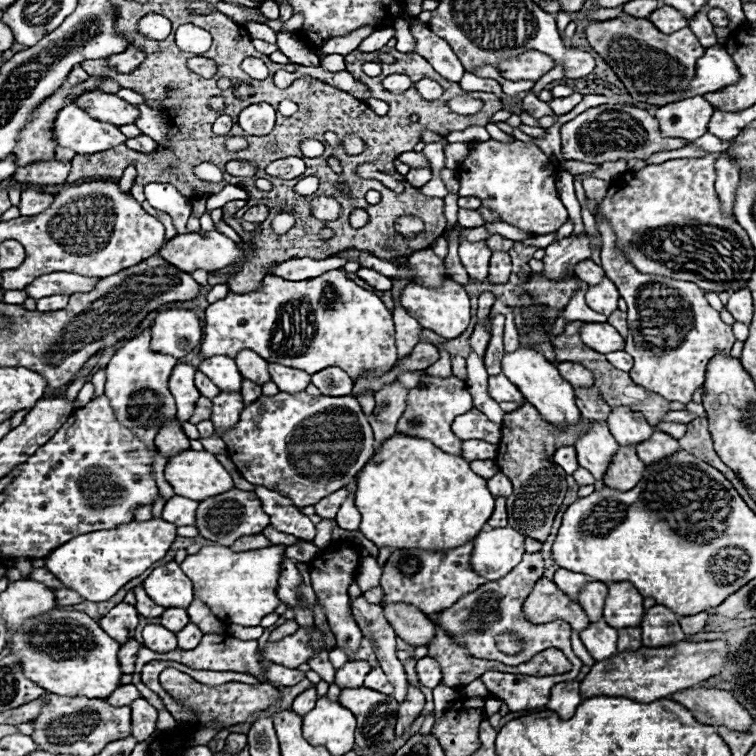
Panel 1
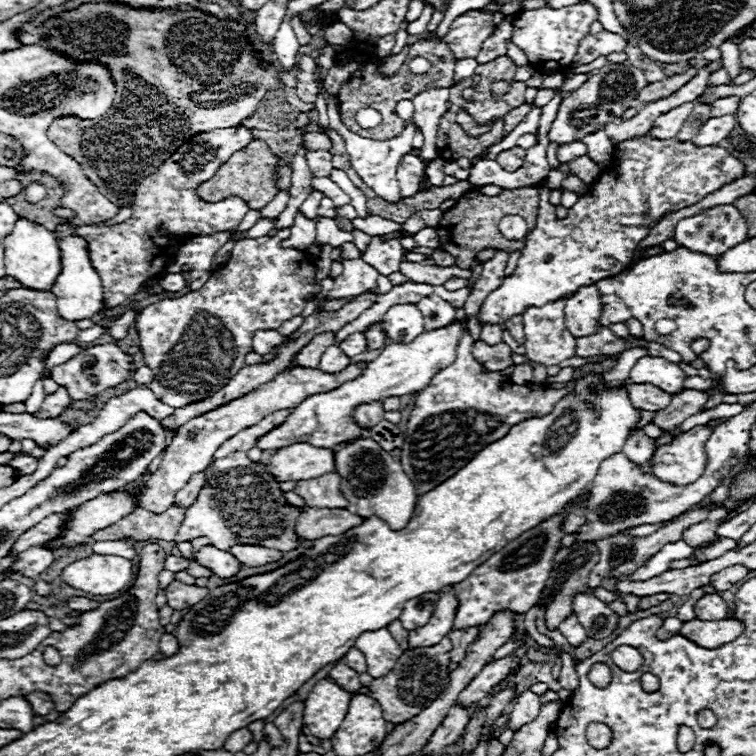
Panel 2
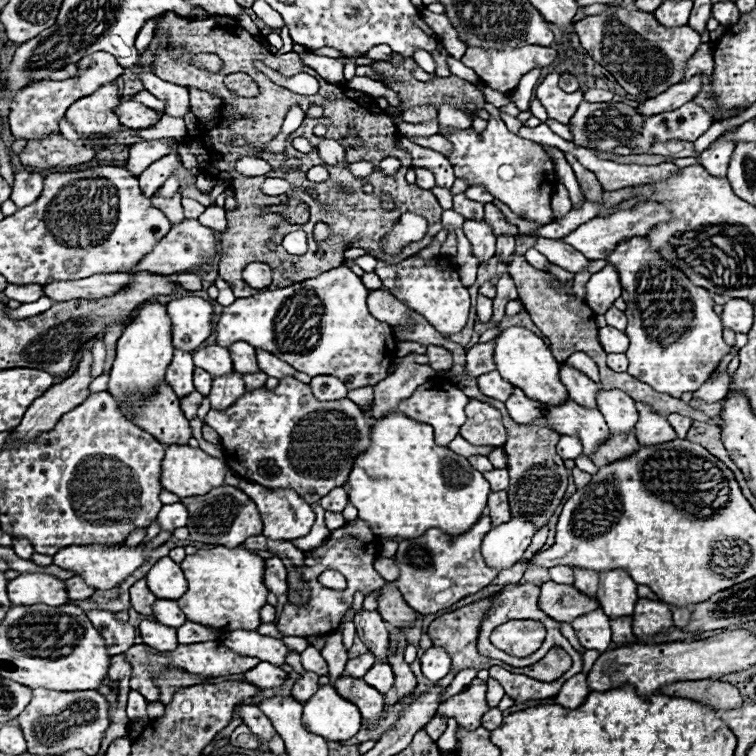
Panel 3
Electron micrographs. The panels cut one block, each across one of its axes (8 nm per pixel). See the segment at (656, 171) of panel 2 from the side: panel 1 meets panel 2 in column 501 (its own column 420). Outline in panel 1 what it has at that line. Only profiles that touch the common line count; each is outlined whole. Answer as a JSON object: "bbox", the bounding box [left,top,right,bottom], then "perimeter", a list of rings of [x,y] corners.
{"bbox":[402,280,470,340],"perimeter":[[[444,280],[444,286],[440,290],[430,290],[420,284],[406,284],[406,288],[402,290],[402,306],[408,310],[410,316],[414,316],[422,324],[422,328],[432,330],[446,340],[458,338],[470,322],[468,294],[452,280]]]}

